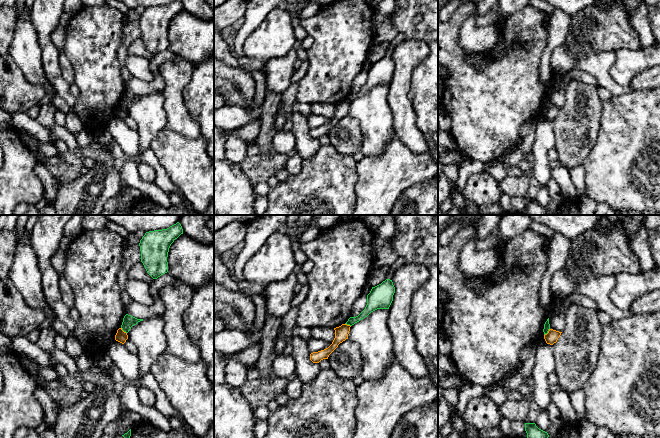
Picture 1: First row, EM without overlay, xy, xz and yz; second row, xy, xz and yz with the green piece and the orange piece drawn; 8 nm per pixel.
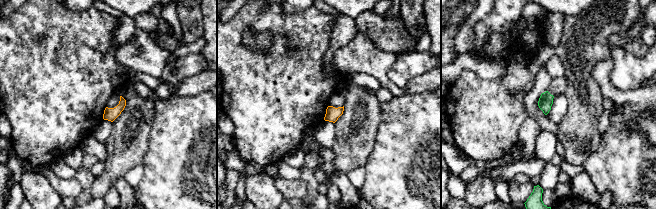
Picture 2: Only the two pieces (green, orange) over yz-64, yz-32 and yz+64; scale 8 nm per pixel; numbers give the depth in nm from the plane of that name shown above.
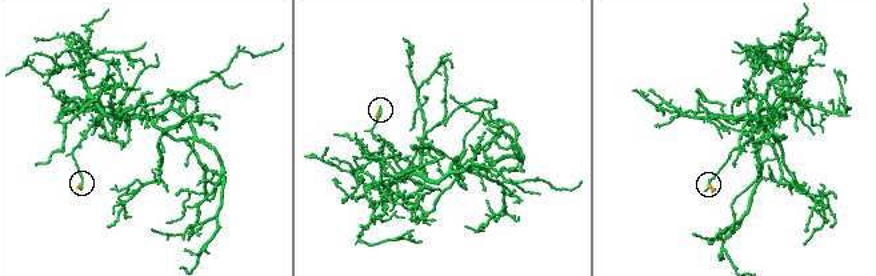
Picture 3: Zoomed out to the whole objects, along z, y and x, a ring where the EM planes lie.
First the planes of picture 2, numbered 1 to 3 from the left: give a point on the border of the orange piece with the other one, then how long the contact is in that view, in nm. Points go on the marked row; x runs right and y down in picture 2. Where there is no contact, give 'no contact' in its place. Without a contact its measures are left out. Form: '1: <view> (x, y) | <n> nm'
1: no contact
2: no contact
3: no contact

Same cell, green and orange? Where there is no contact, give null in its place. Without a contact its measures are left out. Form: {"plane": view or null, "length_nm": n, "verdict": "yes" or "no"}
{"plane": "yz", "length_nm": 80, "verdict": "no"}

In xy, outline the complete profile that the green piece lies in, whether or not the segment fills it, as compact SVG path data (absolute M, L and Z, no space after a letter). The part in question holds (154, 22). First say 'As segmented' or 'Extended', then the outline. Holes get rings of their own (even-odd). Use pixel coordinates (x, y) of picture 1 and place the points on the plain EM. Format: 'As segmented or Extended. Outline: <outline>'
As segmented. Outline: M174 0L167 5L146 8L140 16L141 38L153 55L168 48L169 24L181 10L181 0Z

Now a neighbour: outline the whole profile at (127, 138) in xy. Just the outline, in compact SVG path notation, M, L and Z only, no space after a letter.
M116 116L107 122L105 130L113 136L114 141L126 154L126 158L123 160L123 167L119 171L121 181L123 181L127 187L137 188L144 198L165 208L170 207L172 203L169 199L169 195L154 182L143 182L139 177L138 163L134 160L134 156L139 152L139 134L137 130L129 128L124 120Z

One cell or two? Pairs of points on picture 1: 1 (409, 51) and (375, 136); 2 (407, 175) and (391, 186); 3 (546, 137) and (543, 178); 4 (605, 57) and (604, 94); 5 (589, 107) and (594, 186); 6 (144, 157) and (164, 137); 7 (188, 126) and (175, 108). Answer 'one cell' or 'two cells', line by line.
1: two cells
2: one cell
3: one cell
4: two cells
5: two cells
6: two cells
7: one cell

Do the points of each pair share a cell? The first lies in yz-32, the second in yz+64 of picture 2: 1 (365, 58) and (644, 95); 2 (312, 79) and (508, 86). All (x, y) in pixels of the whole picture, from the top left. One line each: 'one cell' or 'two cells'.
1: one cell
2: one cell

